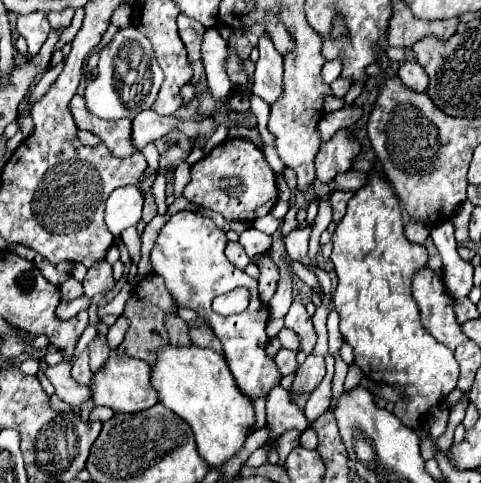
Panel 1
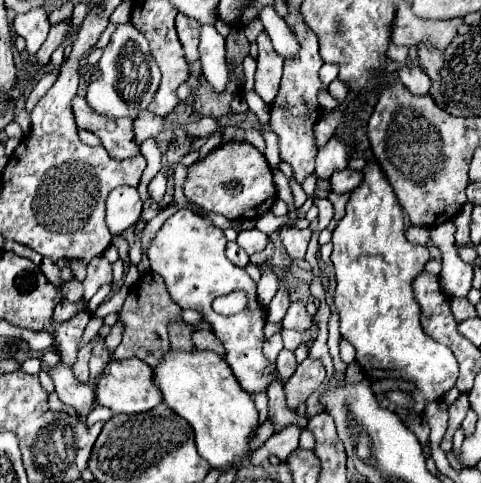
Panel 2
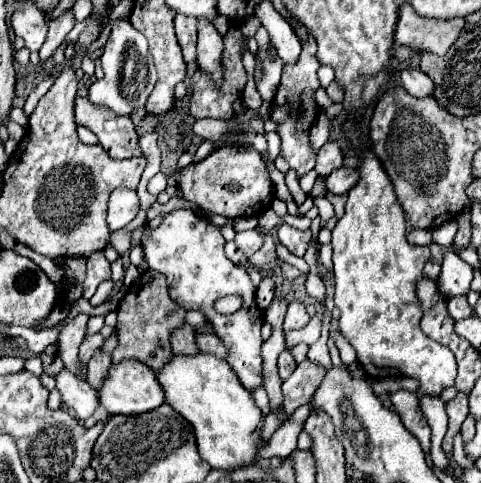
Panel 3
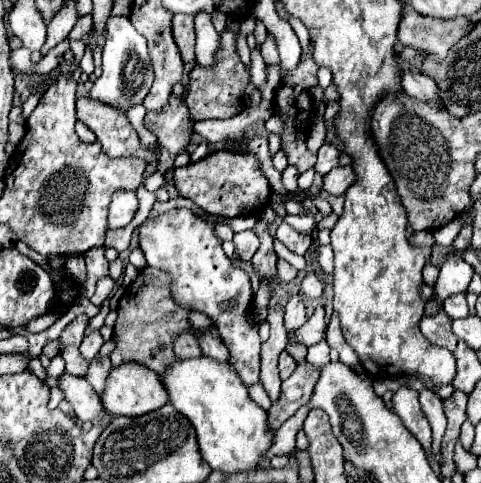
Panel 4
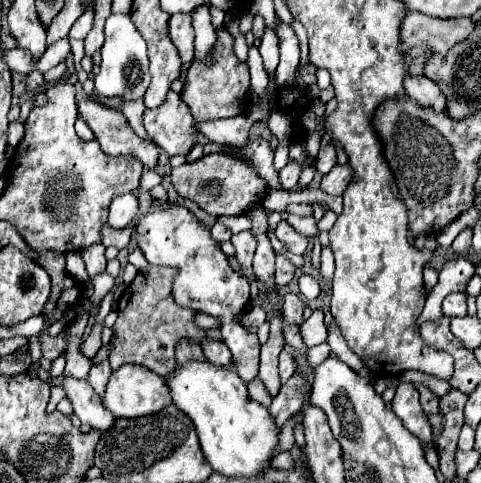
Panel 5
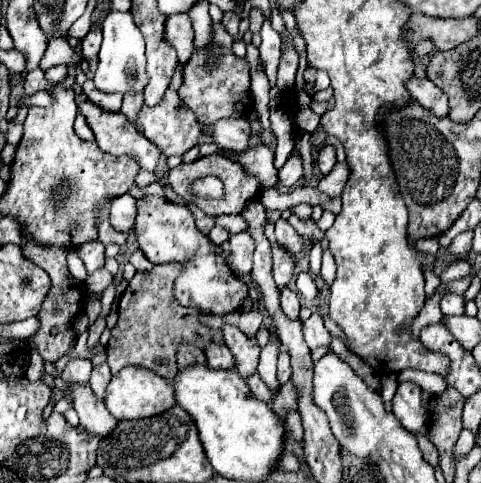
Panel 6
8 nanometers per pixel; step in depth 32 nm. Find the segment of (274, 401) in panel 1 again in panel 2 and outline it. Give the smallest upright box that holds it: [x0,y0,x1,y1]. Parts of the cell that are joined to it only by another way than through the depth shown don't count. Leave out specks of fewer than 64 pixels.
[268,380,308,432]

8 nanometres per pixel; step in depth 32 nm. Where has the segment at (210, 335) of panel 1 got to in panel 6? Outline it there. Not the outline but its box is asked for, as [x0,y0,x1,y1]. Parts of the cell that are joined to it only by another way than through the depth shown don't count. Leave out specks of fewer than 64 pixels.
[204,342,234,370]

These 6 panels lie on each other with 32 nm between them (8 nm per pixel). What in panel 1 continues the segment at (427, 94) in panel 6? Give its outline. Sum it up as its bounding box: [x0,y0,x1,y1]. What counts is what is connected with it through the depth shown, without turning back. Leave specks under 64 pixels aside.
[398,62,428,92]

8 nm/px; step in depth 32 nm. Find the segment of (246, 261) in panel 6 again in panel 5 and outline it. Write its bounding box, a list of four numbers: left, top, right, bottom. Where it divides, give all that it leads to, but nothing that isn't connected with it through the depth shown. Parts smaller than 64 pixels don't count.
[232,230,256,270]

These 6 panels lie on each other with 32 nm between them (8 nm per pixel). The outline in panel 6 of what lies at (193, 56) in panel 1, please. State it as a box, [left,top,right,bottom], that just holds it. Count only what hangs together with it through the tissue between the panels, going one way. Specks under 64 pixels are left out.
[166,14,194,66]

